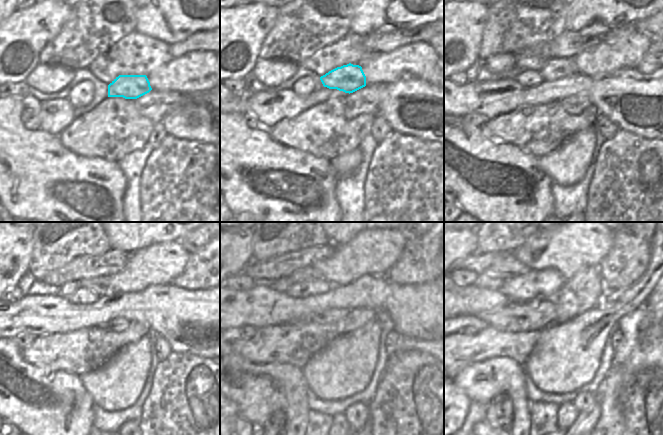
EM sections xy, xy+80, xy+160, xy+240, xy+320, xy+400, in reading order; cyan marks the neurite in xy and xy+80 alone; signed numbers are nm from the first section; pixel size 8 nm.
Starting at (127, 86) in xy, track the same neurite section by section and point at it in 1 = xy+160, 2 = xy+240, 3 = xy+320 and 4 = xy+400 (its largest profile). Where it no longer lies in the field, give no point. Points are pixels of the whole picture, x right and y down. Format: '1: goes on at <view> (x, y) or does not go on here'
1: goes on at xy+160 (555, 68)
2: goes on at xy+240 (101, 286)
3: goes on at xy+320 (306, 273)
4: goes on at xy+400 (506, 266)

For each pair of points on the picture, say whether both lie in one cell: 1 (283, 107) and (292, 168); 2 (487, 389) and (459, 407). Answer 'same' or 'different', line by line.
1: different
2: different

